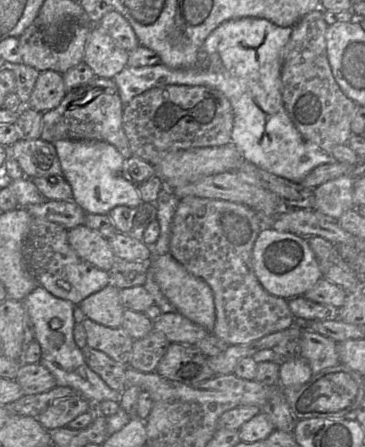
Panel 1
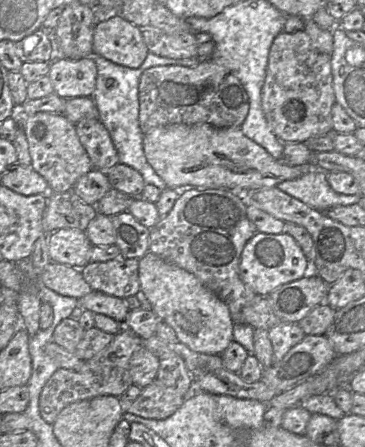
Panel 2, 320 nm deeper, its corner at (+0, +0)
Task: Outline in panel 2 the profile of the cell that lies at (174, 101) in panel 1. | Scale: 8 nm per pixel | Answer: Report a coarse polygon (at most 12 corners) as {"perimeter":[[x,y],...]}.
{"perimeter":[[212,60],[139,81],[145,135],[170,124],[237,128],[249,98]]}

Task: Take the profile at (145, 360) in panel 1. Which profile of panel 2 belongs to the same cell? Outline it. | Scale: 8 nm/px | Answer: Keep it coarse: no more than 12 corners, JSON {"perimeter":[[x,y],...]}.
{"perimeter":[[124,326],[80,371],[59,368],[40,394],[52,425],[71,403],[120,397],[142,339]]}

